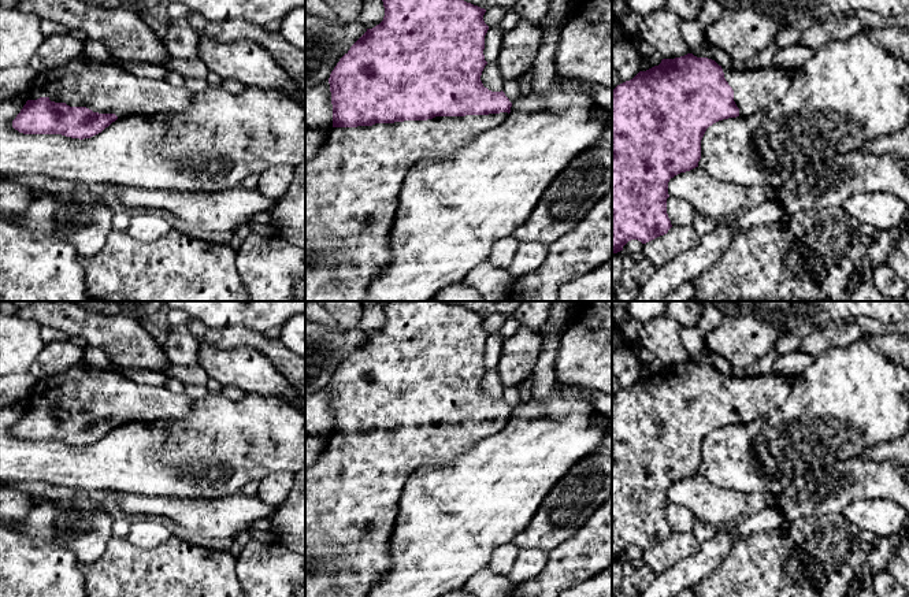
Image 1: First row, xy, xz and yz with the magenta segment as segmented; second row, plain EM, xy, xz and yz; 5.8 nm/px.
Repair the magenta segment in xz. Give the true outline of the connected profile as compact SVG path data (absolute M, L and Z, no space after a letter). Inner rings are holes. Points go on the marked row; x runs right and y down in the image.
M382 0L383 21L367 31L340 59L330 74L333 126L305 163L305 301L363 301L374 277L390 262L389 238L394 223L401 185L408 171L426 157L448 157L471 142L478 134L496 127L507 119L512 103L501 92L491 92L481 81L485 60L485 36L489 26L483 21L485 8L464 0Z

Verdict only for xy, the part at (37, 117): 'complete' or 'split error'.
split error

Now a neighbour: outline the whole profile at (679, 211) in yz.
M669 196L667 199L667 214L672 226L683 226L693 222L697 211L686 200Z

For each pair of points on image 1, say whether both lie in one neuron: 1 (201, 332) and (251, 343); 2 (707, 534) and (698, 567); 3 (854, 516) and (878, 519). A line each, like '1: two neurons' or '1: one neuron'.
1: one neuron
2: two neurons
3: one neuron

